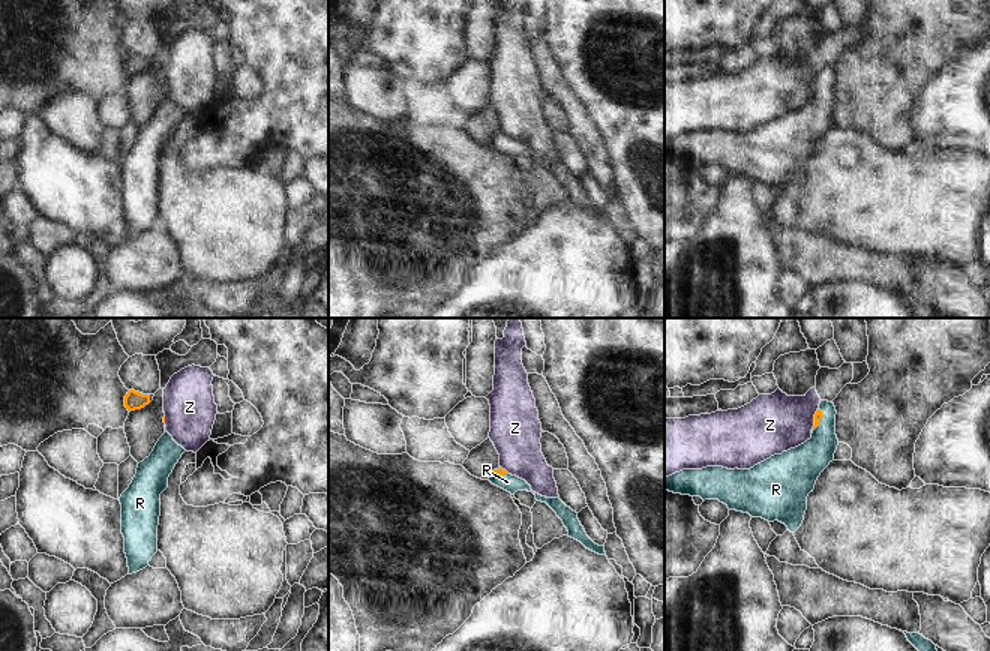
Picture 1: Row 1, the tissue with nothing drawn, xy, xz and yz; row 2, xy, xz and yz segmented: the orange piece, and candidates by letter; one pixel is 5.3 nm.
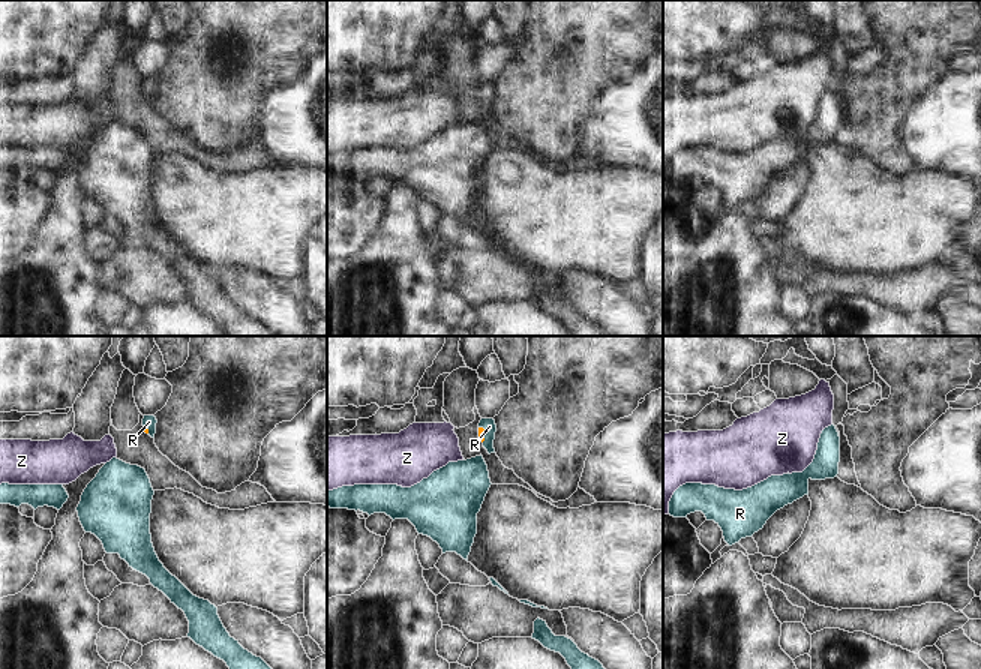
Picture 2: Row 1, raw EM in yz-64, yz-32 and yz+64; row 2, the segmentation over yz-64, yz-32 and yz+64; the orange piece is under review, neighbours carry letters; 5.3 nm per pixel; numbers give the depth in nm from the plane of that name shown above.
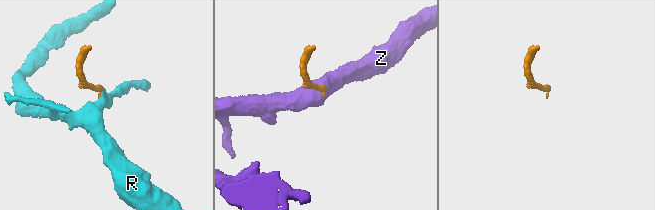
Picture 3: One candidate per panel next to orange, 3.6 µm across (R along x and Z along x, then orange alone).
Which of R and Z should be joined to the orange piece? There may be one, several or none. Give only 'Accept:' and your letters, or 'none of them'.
Accept: R

